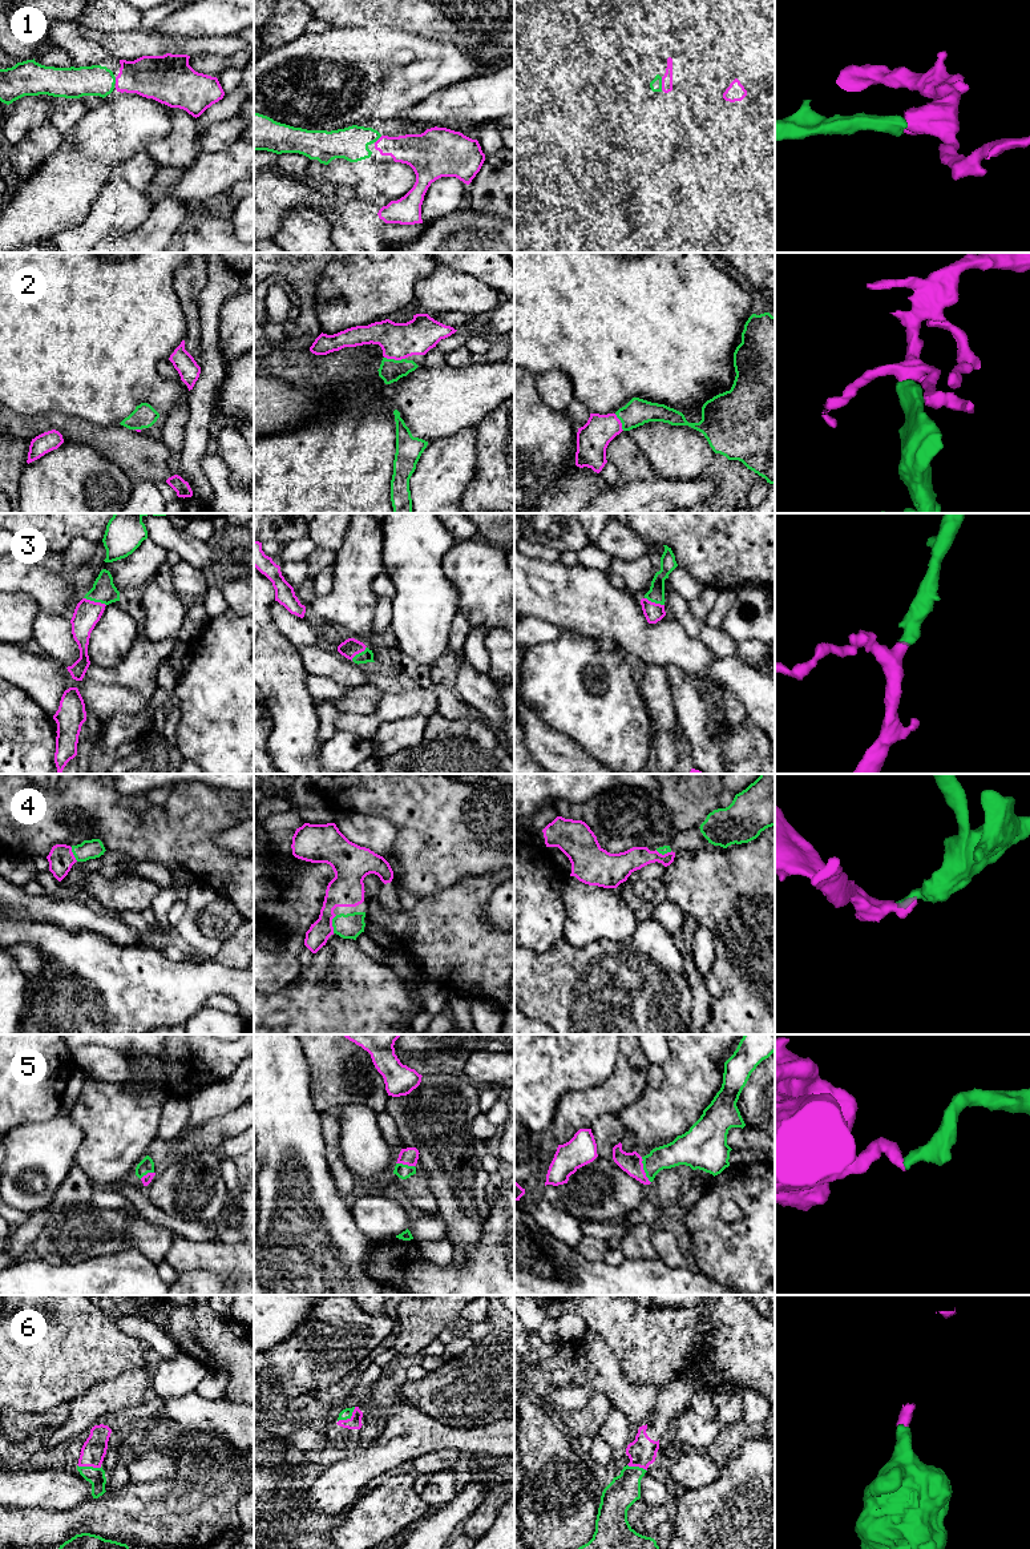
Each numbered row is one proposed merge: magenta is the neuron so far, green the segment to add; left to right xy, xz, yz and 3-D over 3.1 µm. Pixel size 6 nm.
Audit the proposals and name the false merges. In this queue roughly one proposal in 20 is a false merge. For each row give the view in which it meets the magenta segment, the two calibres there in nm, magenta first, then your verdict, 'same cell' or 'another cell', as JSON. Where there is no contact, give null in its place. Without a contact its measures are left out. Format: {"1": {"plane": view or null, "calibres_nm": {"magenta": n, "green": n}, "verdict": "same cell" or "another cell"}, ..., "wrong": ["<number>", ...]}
{"1": {"plane": "yz", "calibres_nm": {"magenta": 60, "green": 70}, "verdict": "same cell"}, "2": {"plane": "xz", "calibres_nm": {"magenta": 220, "green": 140}, "verdict": "same cell"}, "3": {"plane": "xy", "calibres_nm": {"magenta": 160, "green": 140}, "verdict": "same cell"}, "4": {"plane": "xz", "calibres_nm": {"magenta": 200, "green": 150}, "verdict": "same cell"}, "5": {"plane": "yz", "calibres_nm": {"magenta": 130, "green": 160}, "verdict": "same cell"}, "6": {"plane": "xy", "calibres_nm": {"magenta": 150, "green": 110}, "verdict": "same cell"}, "wrong": []}

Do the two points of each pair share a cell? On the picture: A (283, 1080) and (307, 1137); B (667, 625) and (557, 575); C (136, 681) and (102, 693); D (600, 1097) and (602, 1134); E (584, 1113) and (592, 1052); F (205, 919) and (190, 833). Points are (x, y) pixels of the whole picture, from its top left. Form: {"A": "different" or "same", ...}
{"A": "same", "B": "same", "C": "same", "D": "different", "E": "different", "F": "different"}

